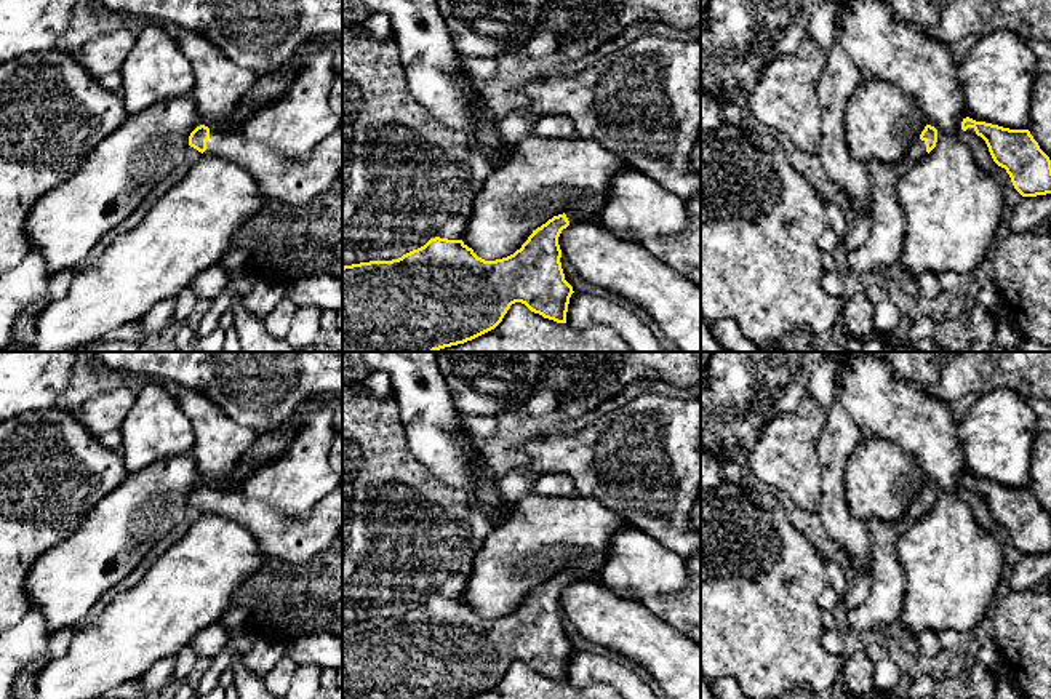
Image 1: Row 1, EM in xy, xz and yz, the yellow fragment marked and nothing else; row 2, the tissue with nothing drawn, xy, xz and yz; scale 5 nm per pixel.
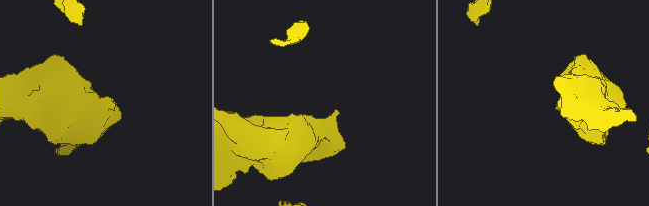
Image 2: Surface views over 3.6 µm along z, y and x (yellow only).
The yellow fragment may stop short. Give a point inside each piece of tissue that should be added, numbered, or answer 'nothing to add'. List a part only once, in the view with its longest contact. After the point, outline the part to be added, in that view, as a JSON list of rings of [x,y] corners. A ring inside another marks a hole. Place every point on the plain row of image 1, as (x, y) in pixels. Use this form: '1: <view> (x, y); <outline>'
1: xy (282, 538); [[[342,478],[302,521],[278,513],[264,501],[246,497],[240,489],[222,491],[214,486],[210,486],[202,513],[232,518],[253,533],[270,558],[304,565],[325,550],[342,529]]]

